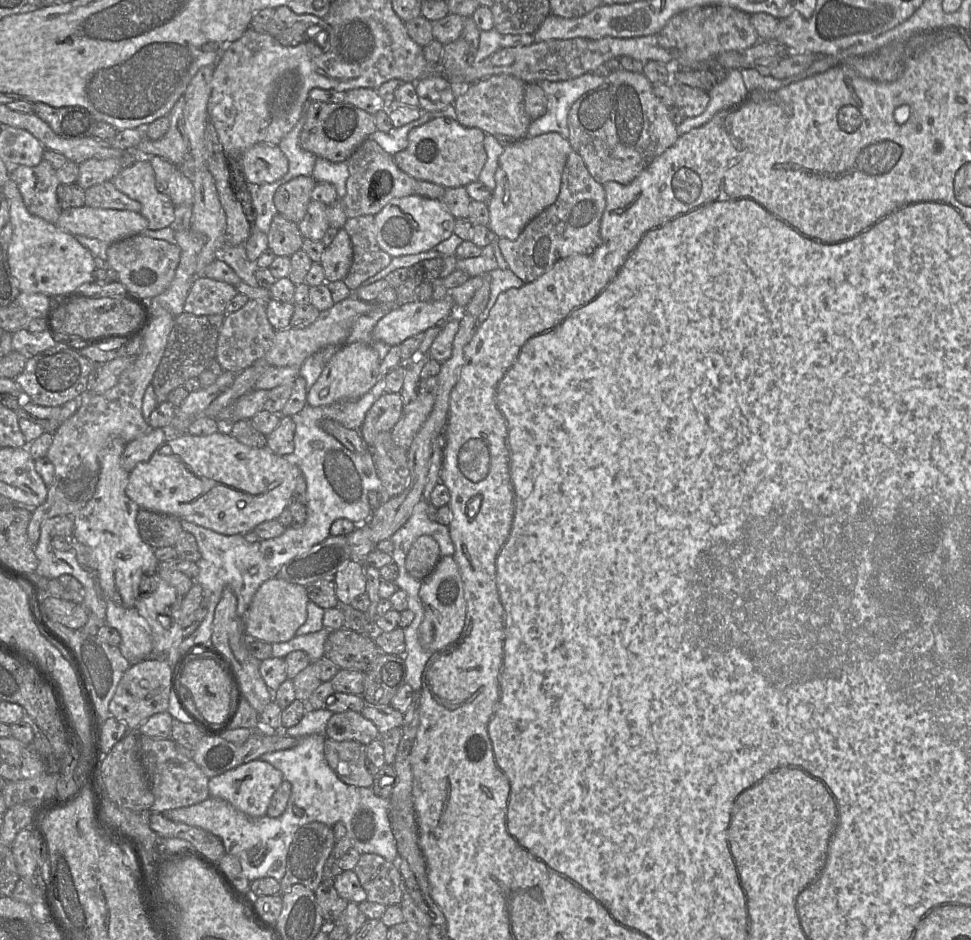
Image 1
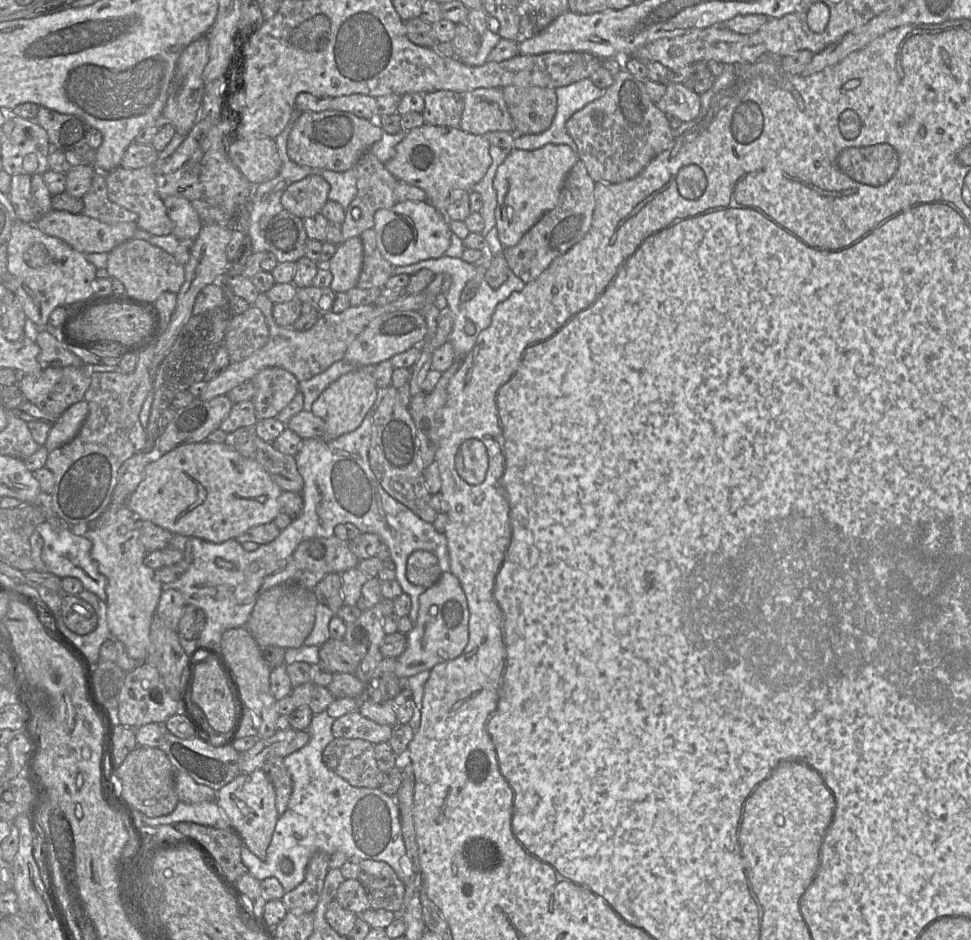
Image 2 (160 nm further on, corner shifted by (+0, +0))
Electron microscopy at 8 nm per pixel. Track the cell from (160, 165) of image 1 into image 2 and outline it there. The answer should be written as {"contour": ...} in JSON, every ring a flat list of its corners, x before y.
{"contour":[[168,196,163,202,173,223,173,234,178,239,195,240,203,223,190,201,180,196]]}

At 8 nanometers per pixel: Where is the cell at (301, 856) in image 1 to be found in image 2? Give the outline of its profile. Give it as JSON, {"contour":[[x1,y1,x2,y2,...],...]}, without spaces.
{"contour":[[322,851,312,854,303,882,293,890,285,892,281,899,287,912,303,914,315,910,329,871,329,859,330,855]]}

